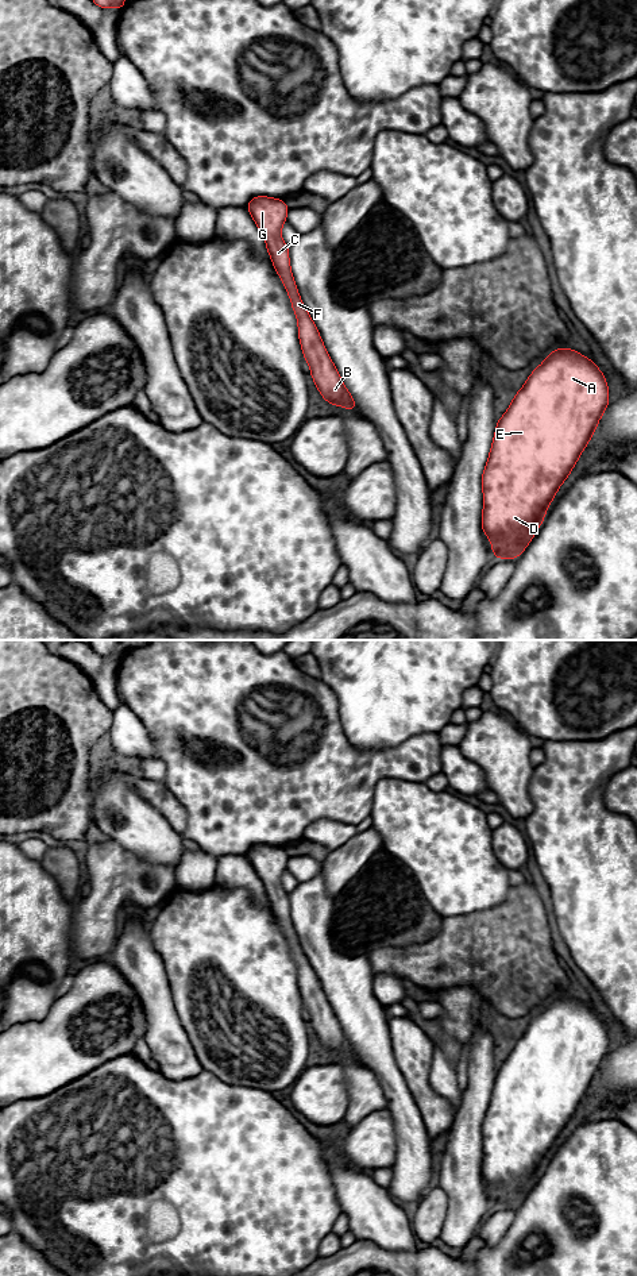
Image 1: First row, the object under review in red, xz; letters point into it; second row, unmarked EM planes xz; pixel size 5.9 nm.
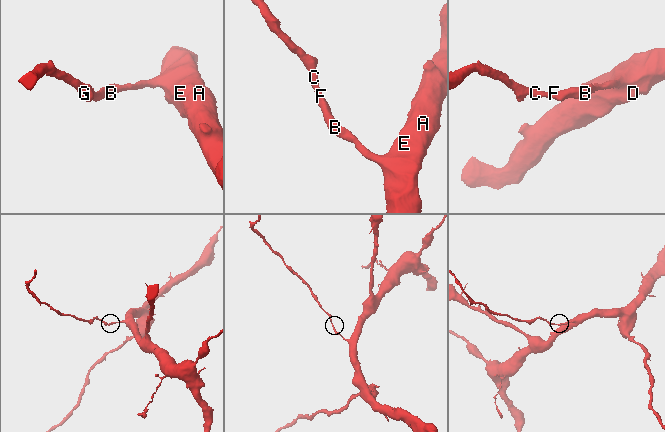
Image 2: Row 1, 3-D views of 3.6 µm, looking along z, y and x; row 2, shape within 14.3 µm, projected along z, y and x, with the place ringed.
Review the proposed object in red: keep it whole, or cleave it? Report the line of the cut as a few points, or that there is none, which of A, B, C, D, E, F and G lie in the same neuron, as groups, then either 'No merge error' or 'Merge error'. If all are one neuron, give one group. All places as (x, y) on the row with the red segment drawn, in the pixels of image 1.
No split. Groups: A B C D E F G. No merge error

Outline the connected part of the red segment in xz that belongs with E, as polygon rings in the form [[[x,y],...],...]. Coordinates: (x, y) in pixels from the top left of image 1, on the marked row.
[[[555,348],[516,393],[509,409],[497,421],[482,474],[482,529],[491,539],[495,559],[517,559],[528,547],[609,404],[603,373],[595,361],[572,348]]]

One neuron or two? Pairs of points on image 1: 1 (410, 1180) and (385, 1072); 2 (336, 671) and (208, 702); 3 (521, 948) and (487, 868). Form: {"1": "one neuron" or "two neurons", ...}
{"1": "one neuron", "2": "two neurons", "3": "two neurons"}

